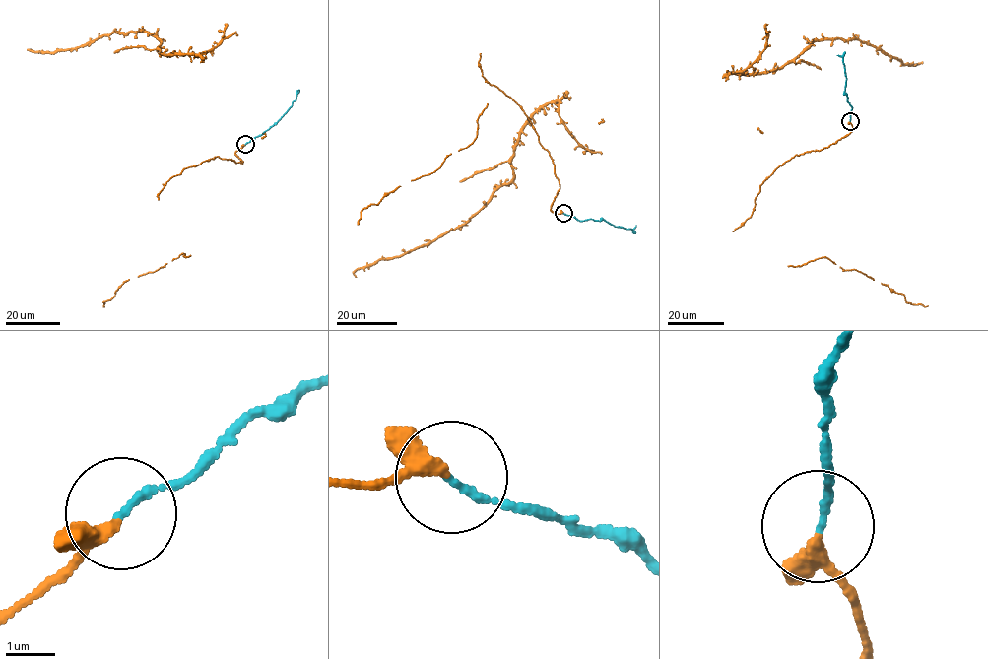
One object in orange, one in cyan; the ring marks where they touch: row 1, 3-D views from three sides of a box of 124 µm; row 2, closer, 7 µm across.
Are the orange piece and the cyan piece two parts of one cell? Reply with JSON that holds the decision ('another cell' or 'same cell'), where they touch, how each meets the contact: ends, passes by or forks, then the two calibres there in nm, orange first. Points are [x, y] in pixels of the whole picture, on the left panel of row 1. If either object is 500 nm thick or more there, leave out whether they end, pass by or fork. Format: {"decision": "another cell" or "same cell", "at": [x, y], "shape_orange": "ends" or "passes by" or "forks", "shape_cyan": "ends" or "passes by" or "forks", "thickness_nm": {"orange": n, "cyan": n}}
{"decision": "same cell", "at": [245, 144], "shape_orange": "passes by", "shape_cyan": "ends", "thickness_nm": {"orange": 240, "cyan": 150}}

